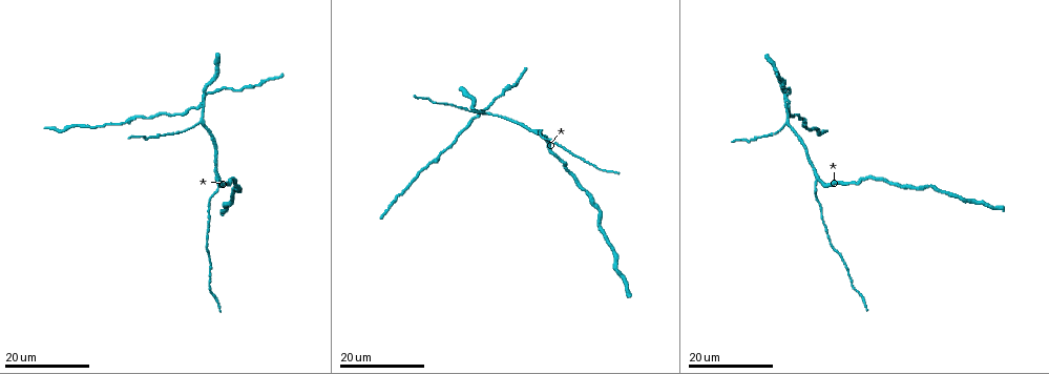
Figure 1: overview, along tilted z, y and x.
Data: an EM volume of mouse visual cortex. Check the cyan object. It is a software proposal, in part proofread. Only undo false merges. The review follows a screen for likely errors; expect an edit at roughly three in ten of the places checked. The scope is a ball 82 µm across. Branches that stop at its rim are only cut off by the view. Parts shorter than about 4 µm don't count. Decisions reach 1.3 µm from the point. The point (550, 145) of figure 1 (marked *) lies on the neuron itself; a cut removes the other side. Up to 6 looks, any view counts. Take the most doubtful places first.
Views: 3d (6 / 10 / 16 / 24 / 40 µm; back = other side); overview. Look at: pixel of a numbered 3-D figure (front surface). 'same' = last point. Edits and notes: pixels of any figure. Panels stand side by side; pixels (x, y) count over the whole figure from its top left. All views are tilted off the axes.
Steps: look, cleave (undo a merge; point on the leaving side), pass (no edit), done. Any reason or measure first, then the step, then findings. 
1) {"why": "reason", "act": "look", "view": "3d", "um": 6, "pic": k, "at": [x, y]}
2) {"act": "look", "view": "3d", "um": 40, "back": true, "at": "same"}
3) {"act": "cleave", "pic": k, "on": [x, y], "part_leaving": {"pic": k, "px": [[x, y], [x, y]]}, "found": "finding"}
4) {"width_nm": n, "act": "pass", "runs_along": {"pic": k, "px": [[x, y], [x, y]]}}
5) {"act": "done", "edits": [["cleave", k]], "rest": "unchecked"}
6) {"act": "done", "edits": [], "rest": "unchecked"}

{"why": "thin arm on a thick one", "act": "look", "view": "3d", "um": 24, "pic": 1, "at": [536, 130]}

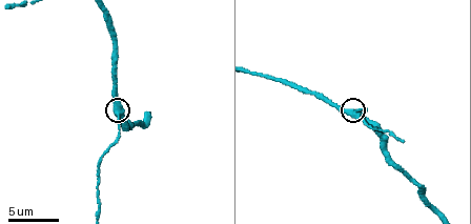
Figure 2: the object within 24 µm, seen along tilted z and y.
{"act": "look", "view": "3d", "um": 6, "pic": 2, "at": [355, 111]}

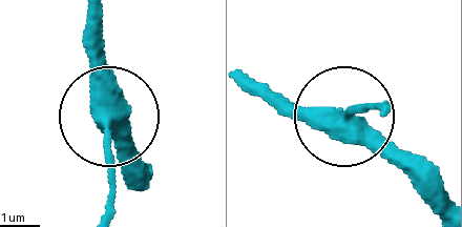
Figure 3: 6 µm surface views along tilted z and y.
{"width_nm": 380, "act": "pass", "runs_along": {"pic": 3, "px": [[441, 205], [348, 115], [386, 103]]}, "found": "one neuron here"}

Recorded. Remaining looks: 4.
{"act": "look", "view": "3d", "um": 24, "pic": 1, "at": [203, 98]}

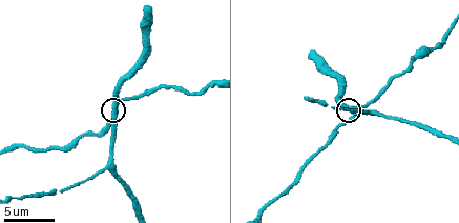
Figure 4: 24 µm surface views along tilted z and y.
{"act": "look", "view": "3d", "um": 6, "pic": 4, "at": [117, 110]}

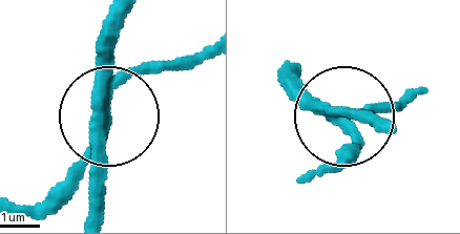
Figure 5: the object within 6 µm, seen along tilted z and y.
{"act": "look", "view": "3d", "um": 6, "back": true, "pic": 5, "at": [103, 121]}

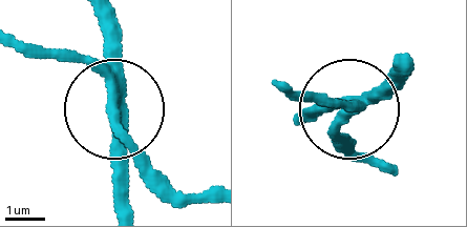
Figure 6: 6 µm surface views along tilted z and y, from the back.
{"width_nm": 280, "act": "cleave", "pic": 6, "on": [126, 141], "part_leaving": {"pic": 6, "px": [[111, 91], [136, 148], [182, 188], [211, 199]]}, "found": "two neurons meet here"}

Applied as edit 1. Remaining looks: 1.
{"why": "three arms meet", "act": "look", "view": "3d", "um": 6, "pic": 4, "at": [107, 167]}

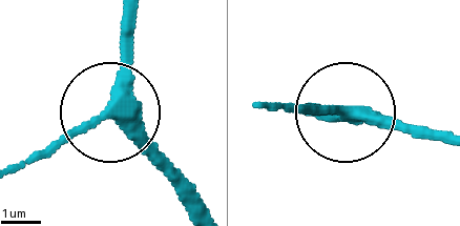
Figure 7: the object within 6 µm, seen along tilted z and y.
{"width_nm": 310, "act": "pass", "runs_along": {"pic": 7, "px": [[187, 211], [110, 109], [127, 19]]}, "found": "all the same neuron"}

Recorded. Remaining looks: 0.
{"act": "done", "edits": [["cleave", 6]], "rest": "unchecked"}

